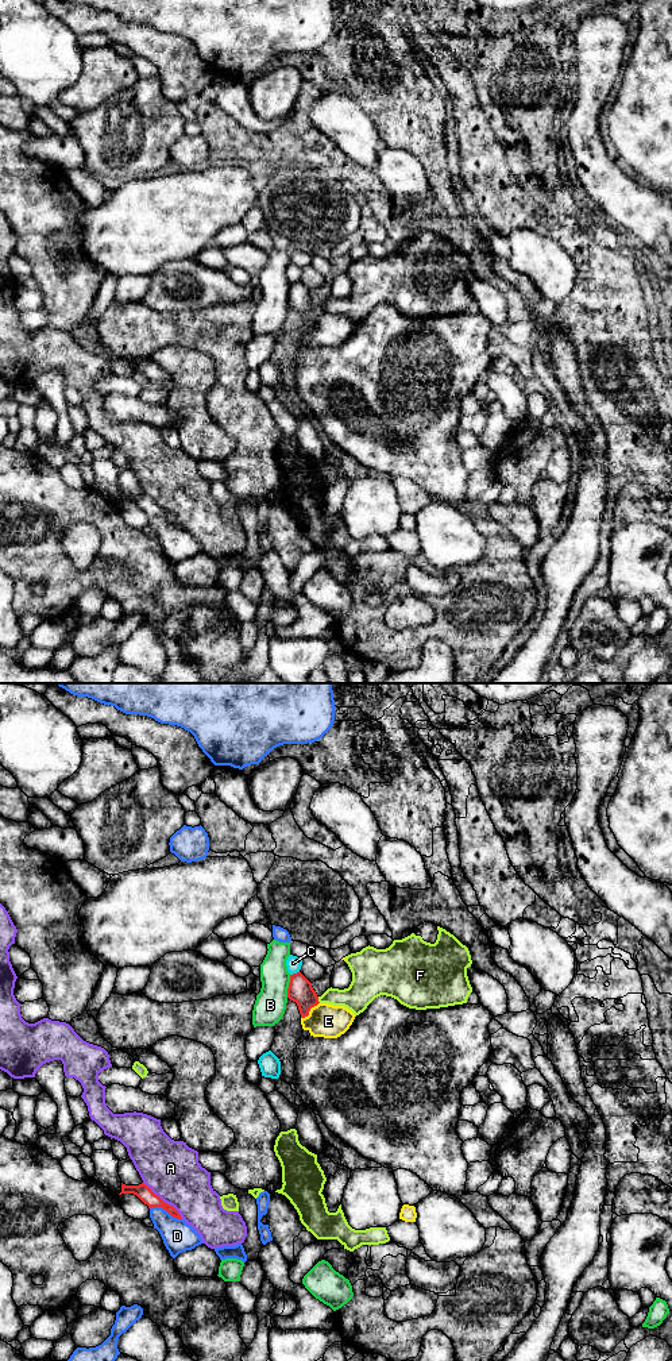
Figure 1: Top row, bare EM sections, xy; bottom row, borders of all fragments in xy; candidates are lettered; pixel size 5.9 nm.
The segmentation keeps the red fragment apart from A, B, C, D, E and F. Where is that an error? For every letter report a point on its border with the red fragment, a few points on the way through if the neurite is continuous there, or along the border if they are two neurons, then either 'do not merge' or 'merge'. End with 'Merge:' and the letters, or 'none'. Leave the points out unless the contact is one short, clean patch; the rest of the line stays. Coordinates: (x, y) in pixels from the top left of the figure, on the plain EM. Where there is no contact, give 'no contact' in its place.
A: meets red in xy at (162, 509); do not merge
B: meets red in xy at (289, 295); do not merge
C: meets red in xy at (294, 282); do not merge
D: meets red in xy at (166, 519); do not merge
E: meets red in xy at (309, 319); border along xy (319, 311), (301, 327); do not merge
F: meets red in xy at (317, 308); do not merge
Merge: none

